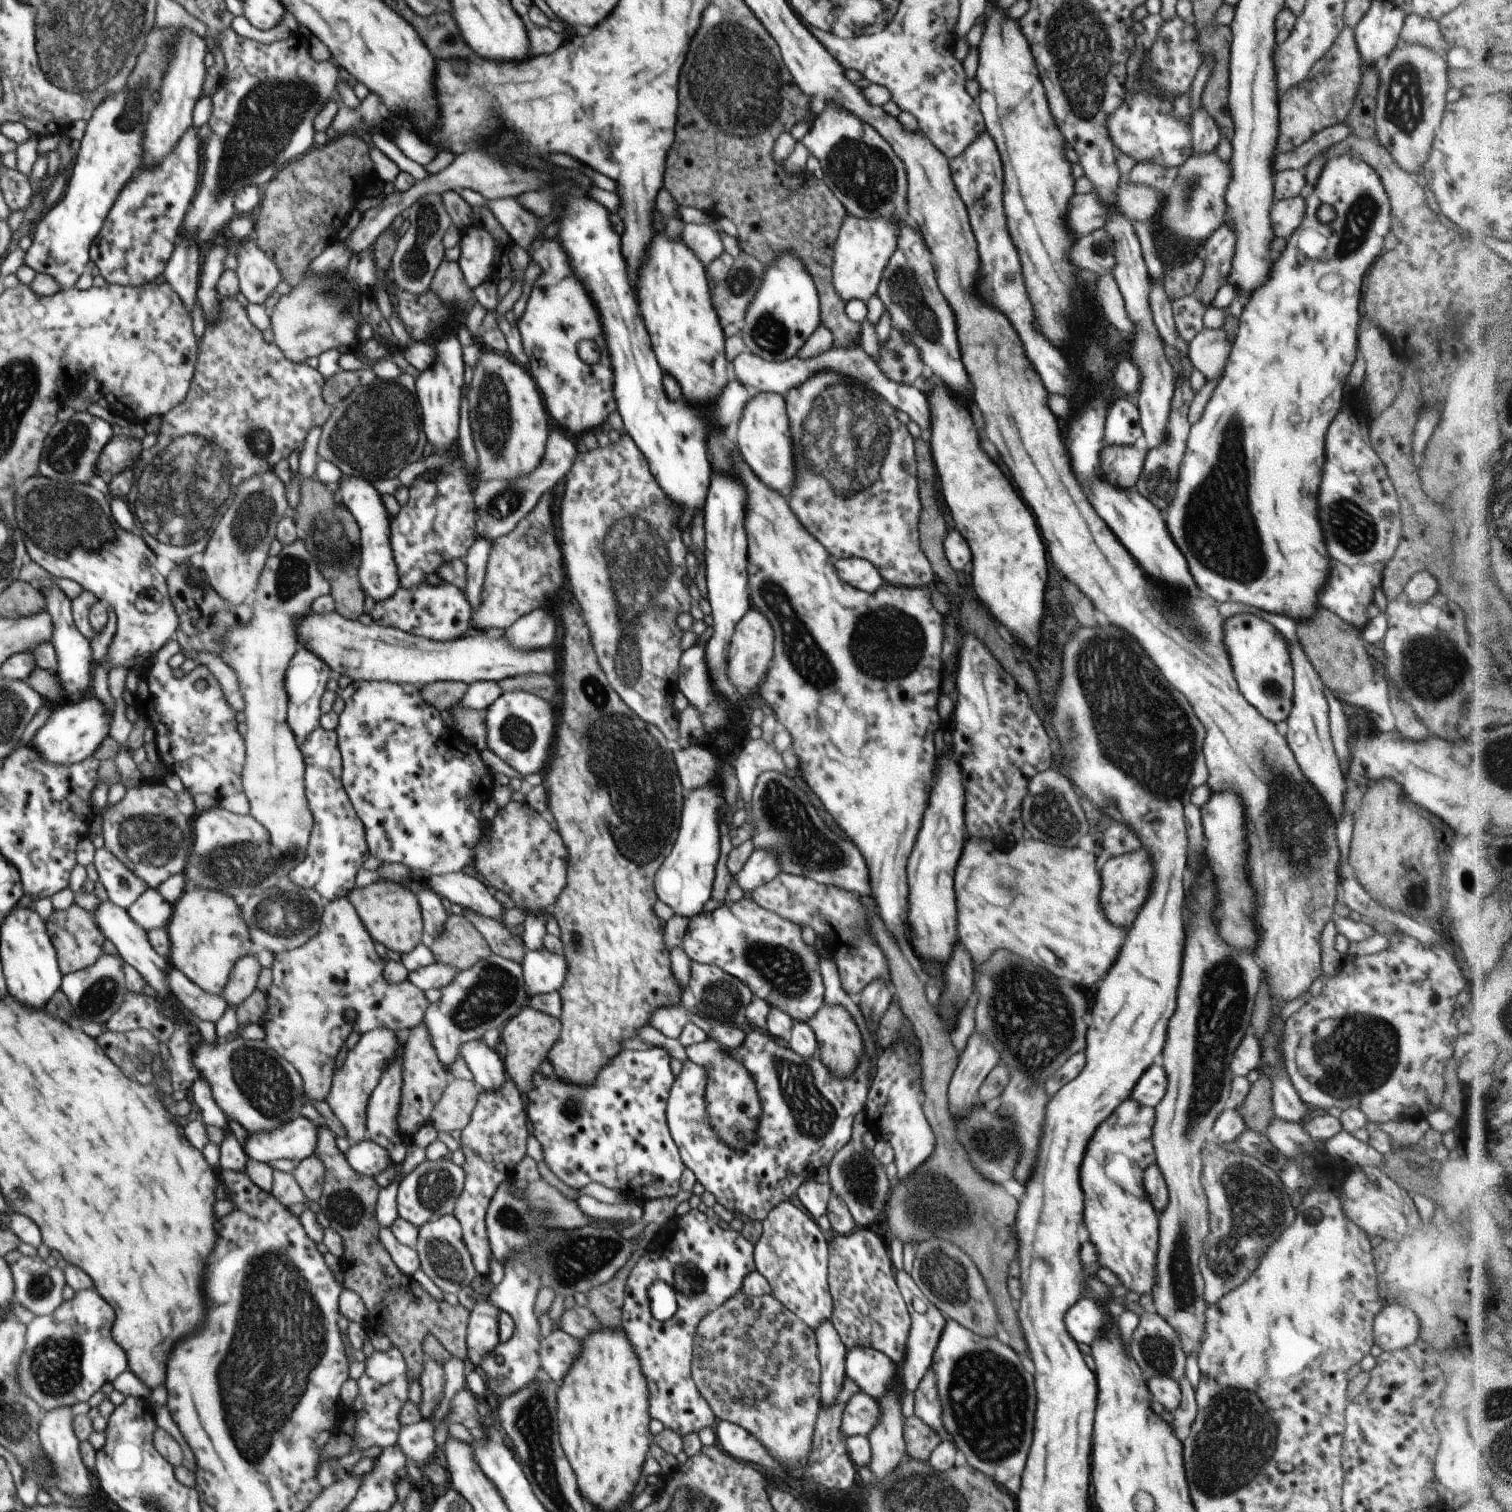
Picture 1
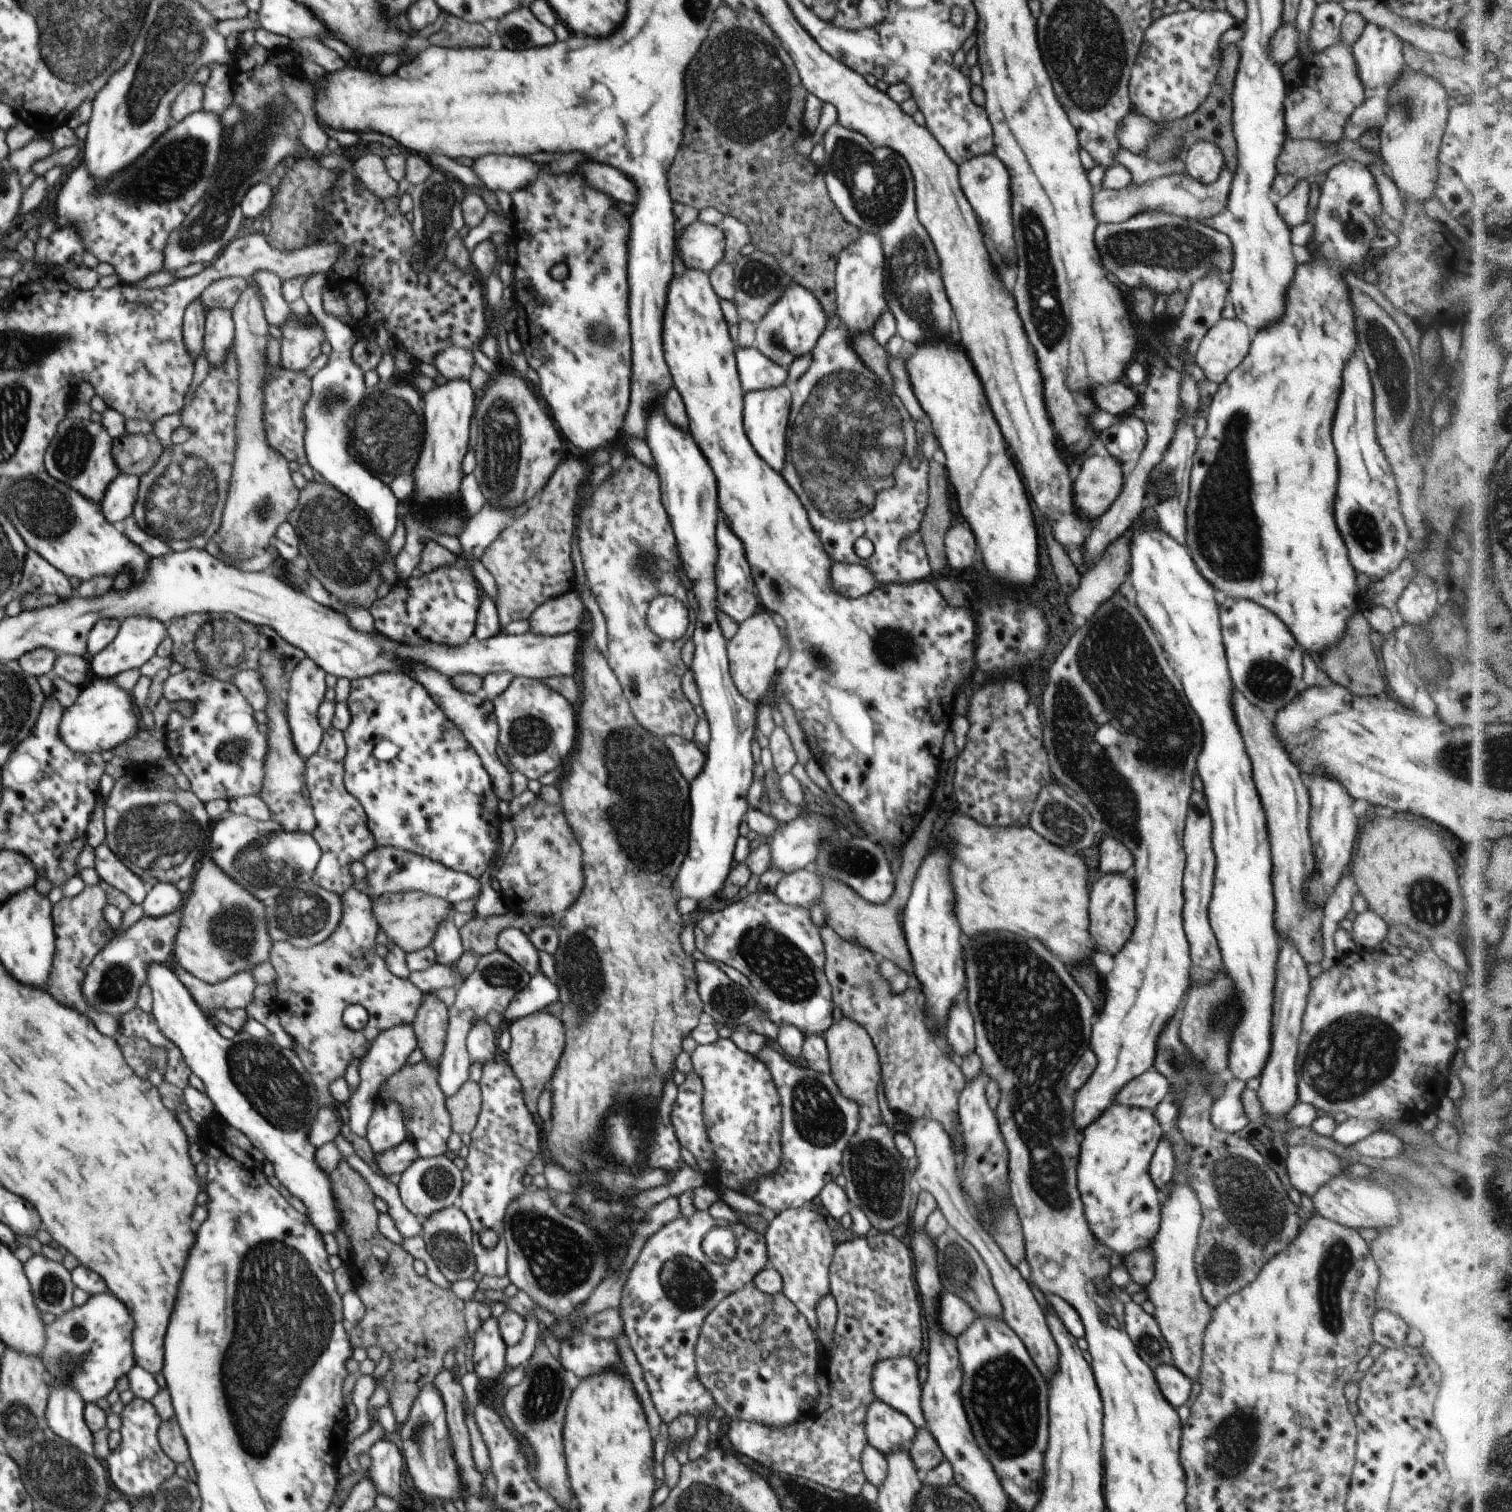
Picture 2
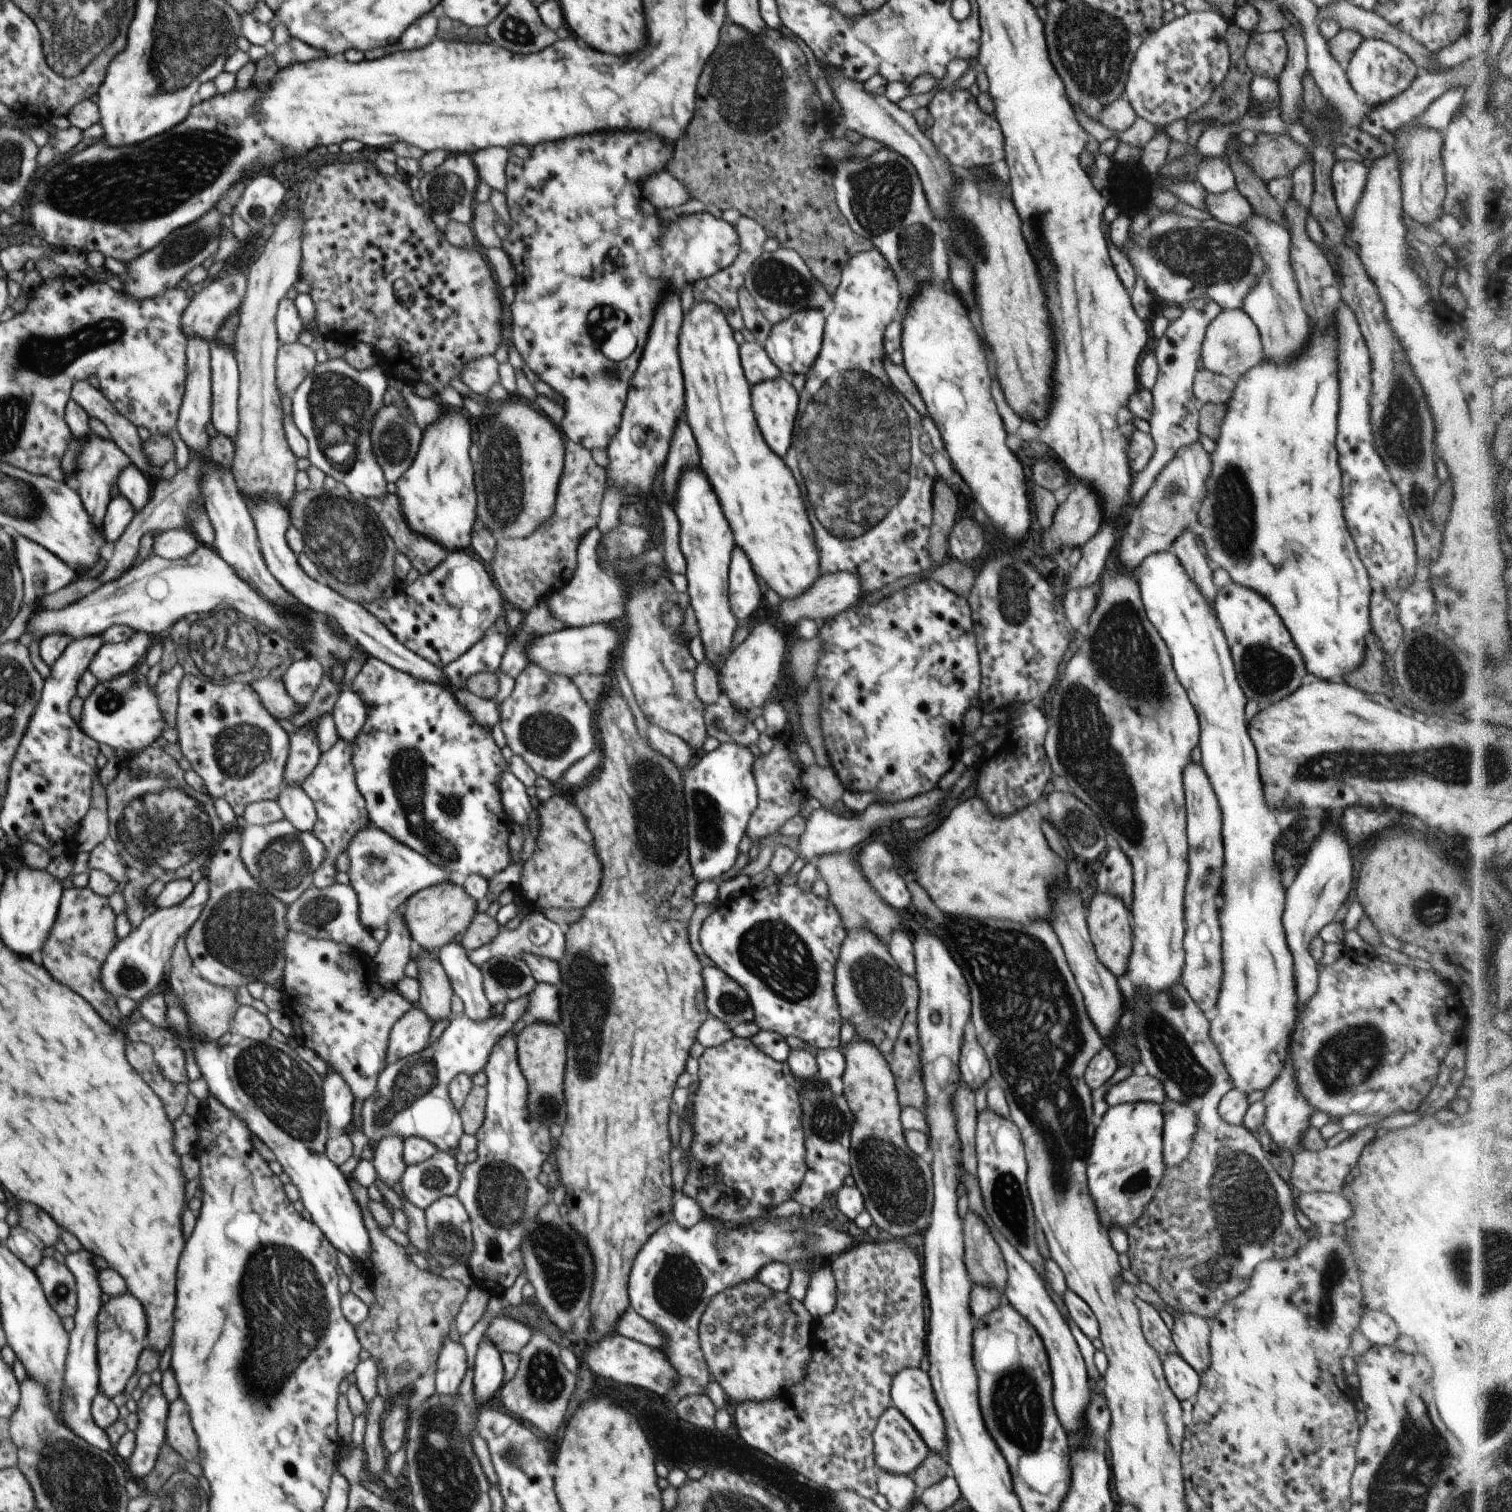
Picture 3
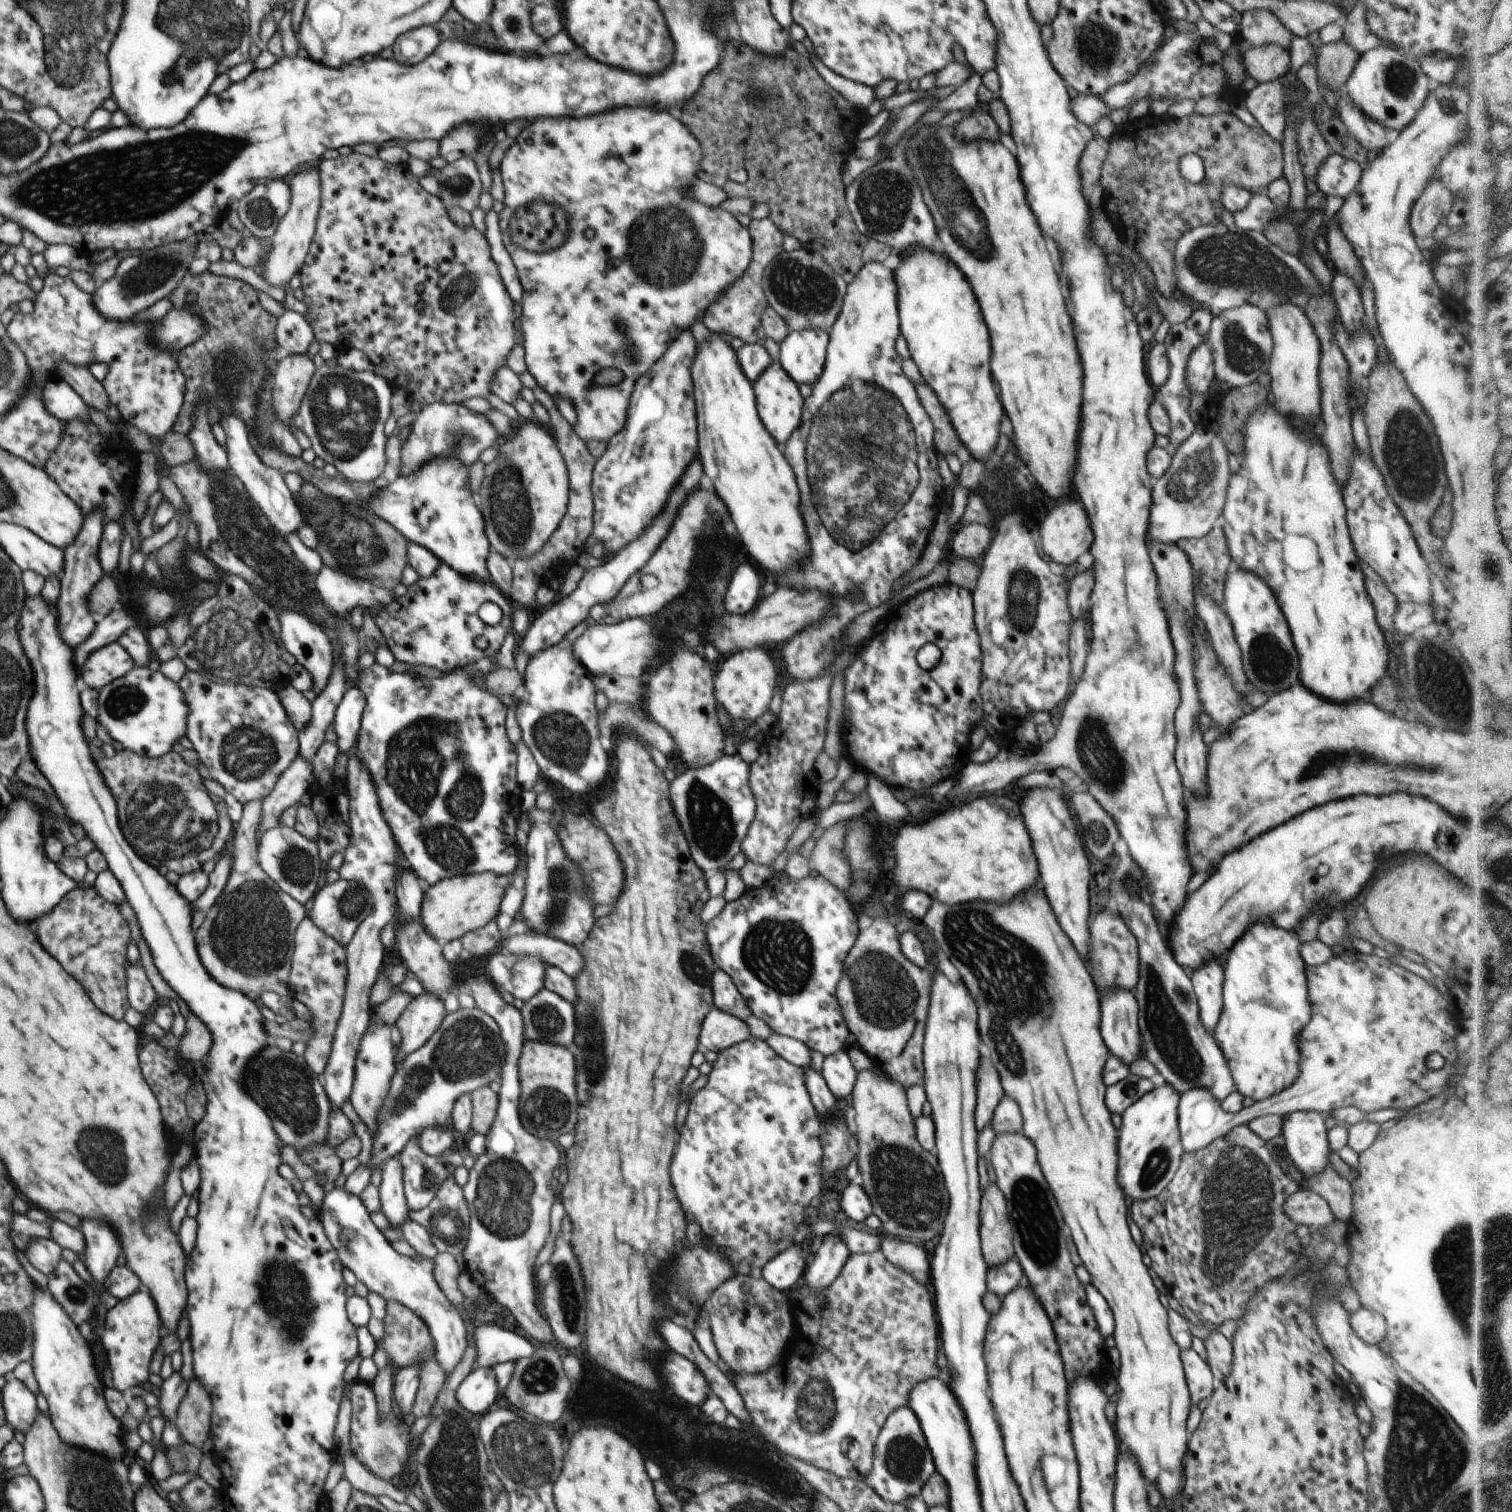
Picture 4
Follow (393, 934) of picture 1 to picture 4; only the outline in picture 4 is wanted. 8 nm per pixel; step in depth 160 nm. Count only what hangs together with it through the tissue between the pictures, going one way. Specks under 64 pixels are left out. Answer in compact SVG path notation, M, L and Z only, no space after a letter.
M495 872L451 876L440 880L425 891L420 918L428 931L442 946L461 939L467 932L482 928L500 914L500 902L505 896L505 878Z

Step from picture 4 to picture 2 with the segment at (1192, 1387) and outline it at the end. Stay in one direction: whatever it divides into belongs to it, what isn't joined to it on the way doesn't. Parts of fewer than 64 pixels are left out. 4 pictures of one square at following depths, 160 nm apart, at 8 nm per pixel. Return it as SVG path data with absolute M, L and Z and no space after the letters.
M1173 1362L1156 1367L1154 1374L1164 1398L1168 1398L1174 1408L1190 1400L1190 1394L1193 1394L1192 1376L1185 1375Z

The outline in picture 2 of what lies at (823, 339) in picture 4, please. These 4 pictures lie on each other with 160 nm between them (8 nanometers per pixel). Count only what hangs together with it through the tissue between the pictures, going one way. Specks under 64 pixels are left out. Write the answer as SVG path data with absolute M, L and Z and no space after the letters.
M792 282L781 299L775 301L765 317L756 324L755 344L773 363L788 368L796 359L812 352L826 323L820 301L803 285Z

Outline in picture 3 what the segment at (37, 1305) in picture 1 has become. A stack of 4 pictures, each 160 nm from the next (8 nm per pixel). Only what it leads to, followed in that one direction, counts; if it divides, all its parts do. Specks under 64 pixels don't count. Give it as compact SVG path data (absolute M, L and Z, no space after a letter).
M52 1257L42 1261L34 1271L55 1311L61 1317L74 1316L77 1311L77 1284L70 1269Z

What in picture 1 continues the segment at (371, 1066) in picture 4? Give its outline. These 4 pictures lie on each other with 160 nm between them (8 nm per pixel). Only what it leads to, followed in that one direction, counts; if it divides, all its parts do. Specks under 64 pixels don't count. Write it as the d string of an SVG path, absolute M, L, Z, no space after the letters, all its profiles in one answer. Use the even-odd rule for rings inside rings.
M346 896L336 901L325 902L320 930L309 942L274 955L274 964L271 966L272 985L266 992L267 1008L261 1022L266 1034L264 1042L296 1068L302 1078L304 1093L308 1100L326 1101L332 1085L335 1059L352 1032L362 1035L375 1029L386 1028L405 1034L424 1019L424 1012L430 1005L424 991L409 981L390 984L384 978L385 964L385 960L381 960L375 950L374 940L366 932L364 924L360 922L356 910ZM346 1010L356 1012L354 1024L348 1024L344 1020Z

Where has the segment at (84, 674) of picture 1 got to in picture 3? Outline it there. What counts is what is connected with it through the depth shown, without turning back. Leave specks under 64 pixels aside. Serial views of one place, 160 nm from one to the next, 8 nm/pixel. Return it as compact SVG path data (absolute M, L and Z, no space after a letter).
M11 533L15 540L16 556L19 558L20 572L24 576L24 604L34 605L35 600L41 595L56 592L68 586L78 578L78 572L60 560L51 550L41 547L37 542L18 533Z

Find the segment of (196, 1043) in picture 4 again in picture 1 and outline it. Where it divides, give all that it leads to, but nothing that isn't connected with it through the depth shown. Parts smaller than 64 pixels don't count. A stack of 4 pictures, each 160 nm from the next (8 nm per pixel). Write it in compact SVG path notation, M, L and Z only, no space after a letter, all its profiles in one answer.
M246 954L236 960L230 984L225 989L223 1000L230 1006L238 1007L257 988L260 972L263 970L256 955Z

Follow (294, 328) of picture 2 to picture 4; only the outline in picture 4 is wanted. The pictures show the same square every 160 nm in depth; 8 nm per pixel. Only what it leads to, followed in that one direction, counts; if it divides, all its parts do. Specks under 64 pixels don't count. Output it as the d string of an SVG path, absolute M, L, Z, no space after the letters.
M289 355L275 364L270 376L271 407L279 421L290 428L299 410L316 367L310 355Z

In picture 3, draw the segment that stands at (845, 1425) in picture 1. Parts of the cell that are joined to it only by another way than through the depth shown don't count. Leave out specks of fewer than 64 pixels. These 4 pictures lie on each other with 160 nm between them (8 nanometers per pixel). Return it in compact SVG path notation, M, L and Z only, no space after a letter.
M894 1406L888 1407L878 1419L873 1432L873 1451L878 1469L895 1475L912 1477L913 1472L929 1455L929 1448L912 1423Z

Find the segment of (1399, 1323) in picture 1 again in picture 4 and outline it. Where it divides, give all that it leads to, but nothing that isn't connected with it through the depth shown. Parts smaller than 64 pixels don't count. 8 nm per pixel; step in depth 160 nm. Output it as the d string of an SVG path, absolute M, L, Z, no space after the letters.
M1360 1307L1355 1313L1349 1315L1352 1330L1369 1345L1377 1345L1385 1338L1388 1324L1385 1318L1376 1311Z

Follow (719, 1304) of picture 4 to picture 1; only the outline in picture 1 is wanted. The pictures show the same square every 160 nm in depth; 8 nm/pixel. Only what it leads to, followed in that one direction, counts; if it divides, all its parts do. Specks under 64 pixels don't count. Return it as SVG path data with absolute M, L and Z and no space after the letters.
M740 1290L711 1310L697 1326L691 1373L700 1394L706 1399L718 1421L730 1421L744 1427L764 1444L769 1455L779 1460L790 1476L807 1465L813 1430L822 1407L817 1338L814 1330L774 1295L753 1297Z

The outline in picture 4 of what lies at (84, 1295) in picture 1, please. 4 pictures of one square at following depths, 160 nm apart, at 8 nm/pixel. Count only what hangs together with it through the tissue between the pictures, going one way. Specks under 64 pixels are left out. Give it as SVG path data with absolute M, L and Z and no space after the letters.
M143 1287L132 1296L119 1300L106 1313L105 1327L99 1337L112 1370L114 1388L123 1391L142 1386L148 1380L150 1360L160 1340L160 1317L154 1297Z

